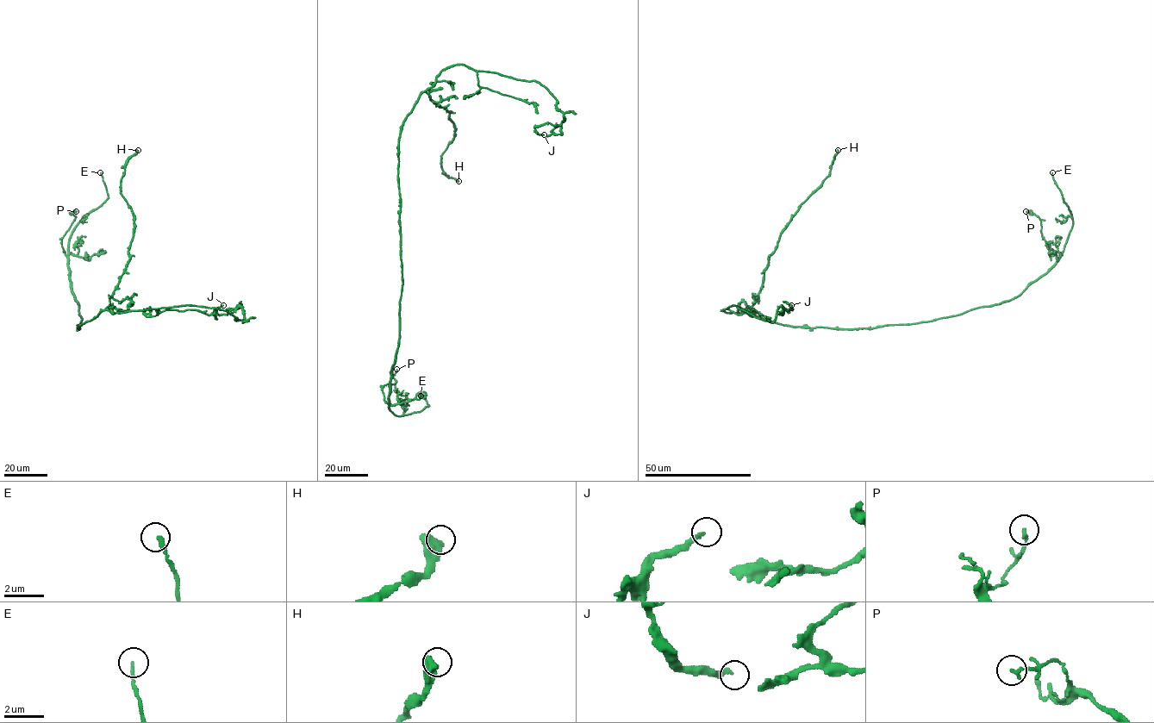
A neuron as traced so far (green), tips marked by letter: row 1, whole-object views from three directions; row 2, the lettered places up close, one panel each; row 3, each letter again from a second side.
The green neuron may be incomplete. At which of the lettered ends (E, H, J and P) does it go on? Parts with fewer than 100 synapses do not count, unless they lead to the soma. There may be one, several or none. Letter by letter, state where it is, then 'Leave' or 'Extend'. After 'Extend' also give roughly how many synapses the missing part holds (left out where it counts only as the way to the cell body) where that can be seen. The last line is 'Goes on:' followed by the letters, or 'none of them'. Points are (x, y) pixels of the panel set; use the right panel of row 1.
E: Place: (1052, 172). Extend
H: Place: (838, 150). Leave
J: Place: (791, 305). Leave
P: Place: (1026, 211). Leave
Goes on: E

